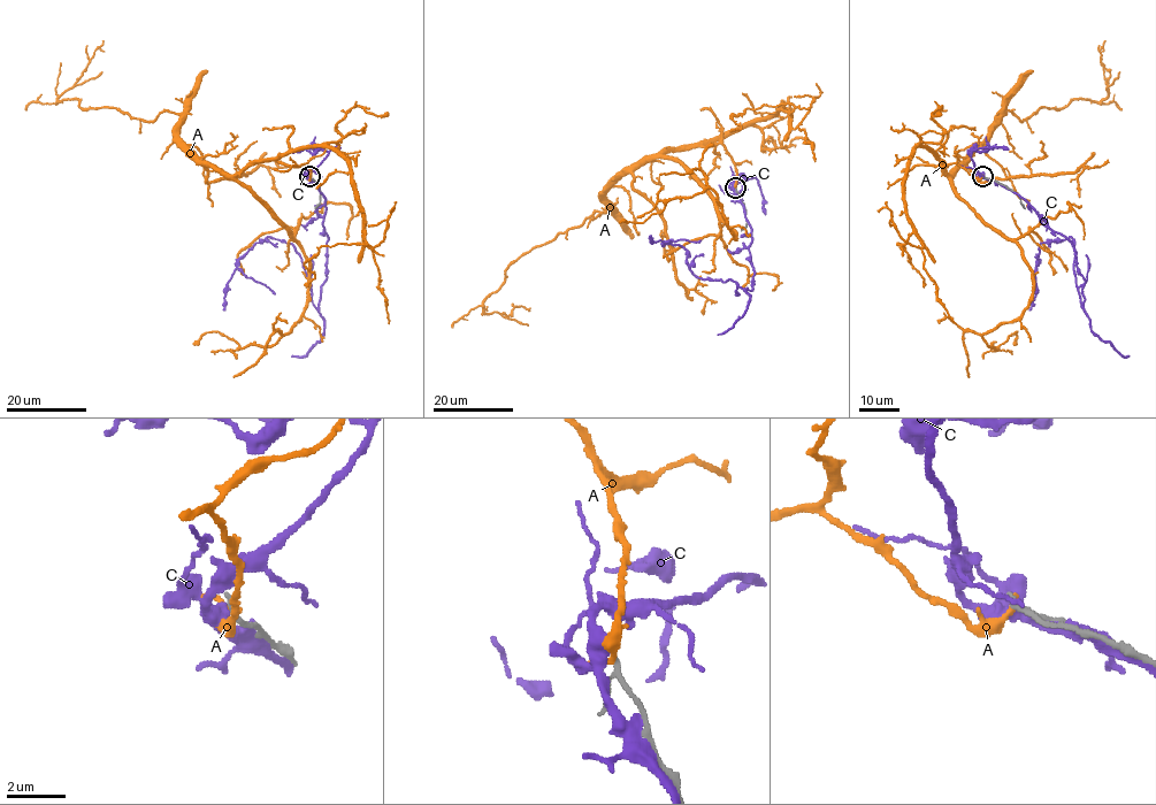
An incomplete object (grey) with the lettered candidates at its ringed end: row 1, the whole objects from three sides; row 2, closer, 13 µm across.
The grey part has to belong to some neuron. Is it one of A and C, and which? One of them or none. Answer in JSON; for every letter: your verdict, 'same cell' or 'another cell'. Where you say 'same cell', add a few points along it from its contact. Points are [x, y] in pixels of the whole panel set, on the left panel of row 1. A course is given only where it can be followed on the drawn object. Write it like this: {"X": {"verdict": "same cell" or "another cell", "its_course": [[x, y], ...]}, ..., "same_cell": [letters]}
{"A": {"verdict": "another cell"}, "C": {"verdict": "another cell"}, "same_cell": []}

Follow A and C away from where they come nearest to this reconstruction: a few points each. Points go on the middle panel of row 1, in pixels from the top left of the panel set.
A: (735, 189), (721, 144), (652, 154), (605, 192), (606, 209), (523, 252), (483, 303), (487, 313), (528, 311)
C: (734, 192), (750, 225), (751, 290), (730, 280), (701, 280), (682, 246), (652, 242), (651, 235)

